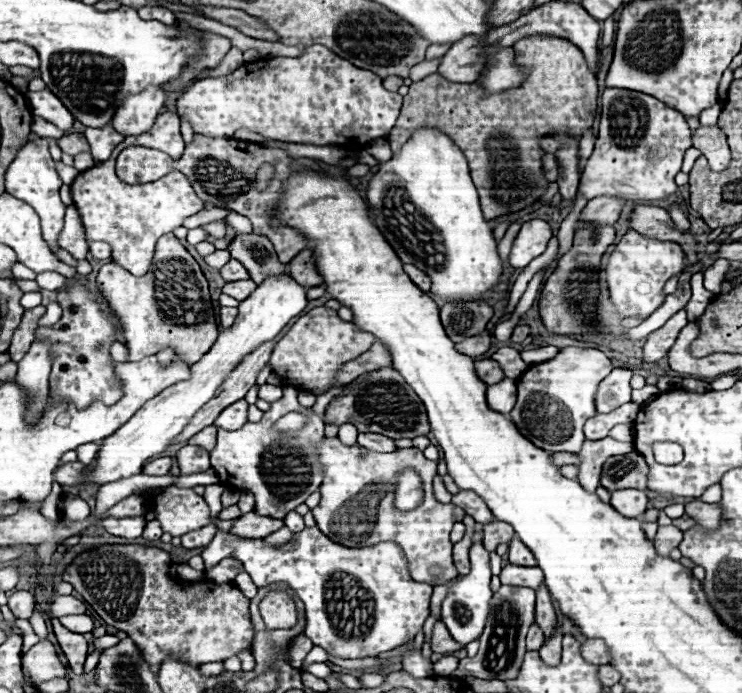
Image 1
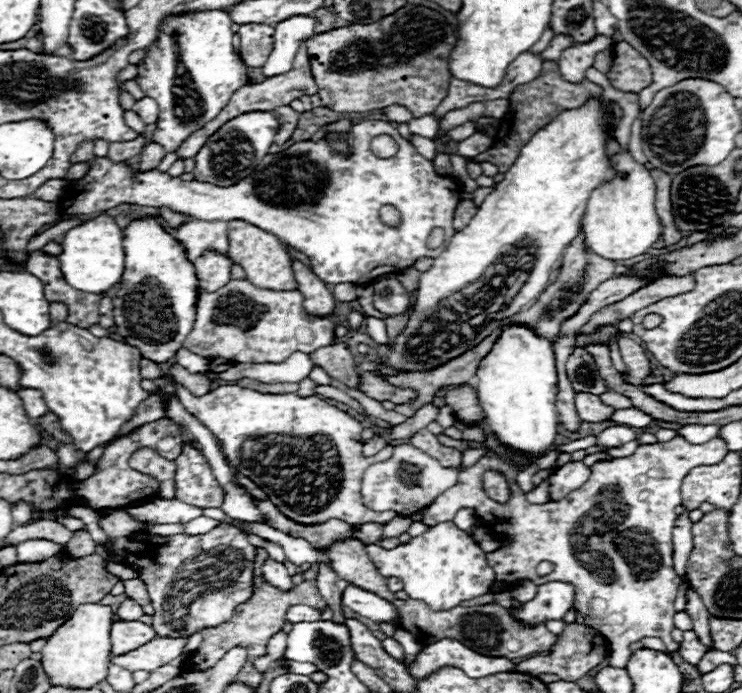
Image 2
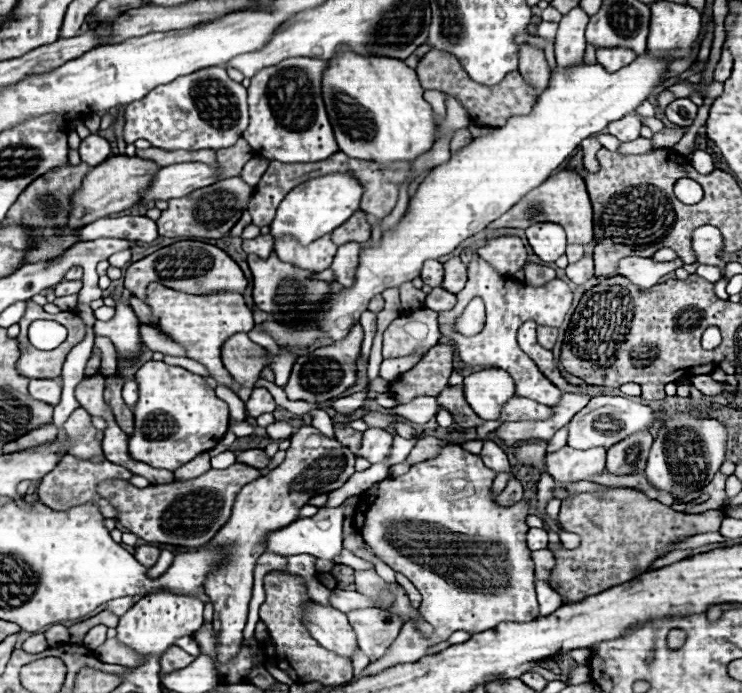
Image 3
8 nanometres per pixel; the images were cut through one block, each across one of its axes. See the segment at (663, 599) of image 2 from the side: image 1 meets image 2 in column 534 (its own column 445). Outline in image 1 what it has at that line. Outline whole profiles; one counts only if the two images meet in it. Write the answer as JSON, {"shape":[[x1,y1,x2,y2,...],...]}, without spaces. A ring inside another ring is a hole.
{"shape":[[322,438,318,442,318,456,322,462,322,488,320,488,320,504,312,508,312,514,316,518,318,528,332,540,342,546,350,548,362,548,362,546,374,546,378,542,396,542,408,560,408,572,412,580,426,582,430,586,440,586,458,576,458,570,452,564,452,542,450,542,450,530,454,522,462,522,464,510,454,504,440,504,434,500,432,492,432,478,436,474,436,462,424,458,422,450,418,448,396,448,394,452,370,452,358,444,344,446,340,438],[402,470,414,470,422,478,422,504,418,504,414,510,400,512,394,508,394,490,396,480],[350,502,356,502,358,508,364,506,368,512,340,512,340,510,352,510,348,506],[376,512,388,512,386,516,374,516],[432,566,442,566,442,576,430,576]]}

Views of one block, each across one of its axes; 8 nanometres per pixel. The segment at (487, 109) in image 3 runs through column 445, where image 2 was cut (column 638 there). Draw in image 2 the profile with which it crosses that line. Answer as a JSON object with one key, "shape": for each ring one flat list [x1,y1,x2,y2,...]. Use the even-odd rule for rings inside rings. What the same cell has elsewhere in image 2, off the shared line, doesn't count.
{"shape":[[618,42,614,66,608,72,608,78,618,90,640,92,652,82,652,70,648,60,638,54,638,50,628,46,626,42]]}

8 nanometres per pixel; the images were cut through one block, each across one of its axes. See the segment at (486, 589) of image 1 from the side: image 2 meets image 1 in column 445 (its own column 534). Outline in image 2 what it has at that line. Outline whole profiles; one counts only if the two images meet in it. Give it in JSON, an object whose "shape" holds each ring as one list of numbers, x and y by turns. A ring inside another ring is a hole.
{"shape":[[548,582,538,586,538,594,534,600,520,606,520,610,512,608,512,616,528,622,542,624,544,620,562,620,564,614,574,604,574,586,568,582]]}

